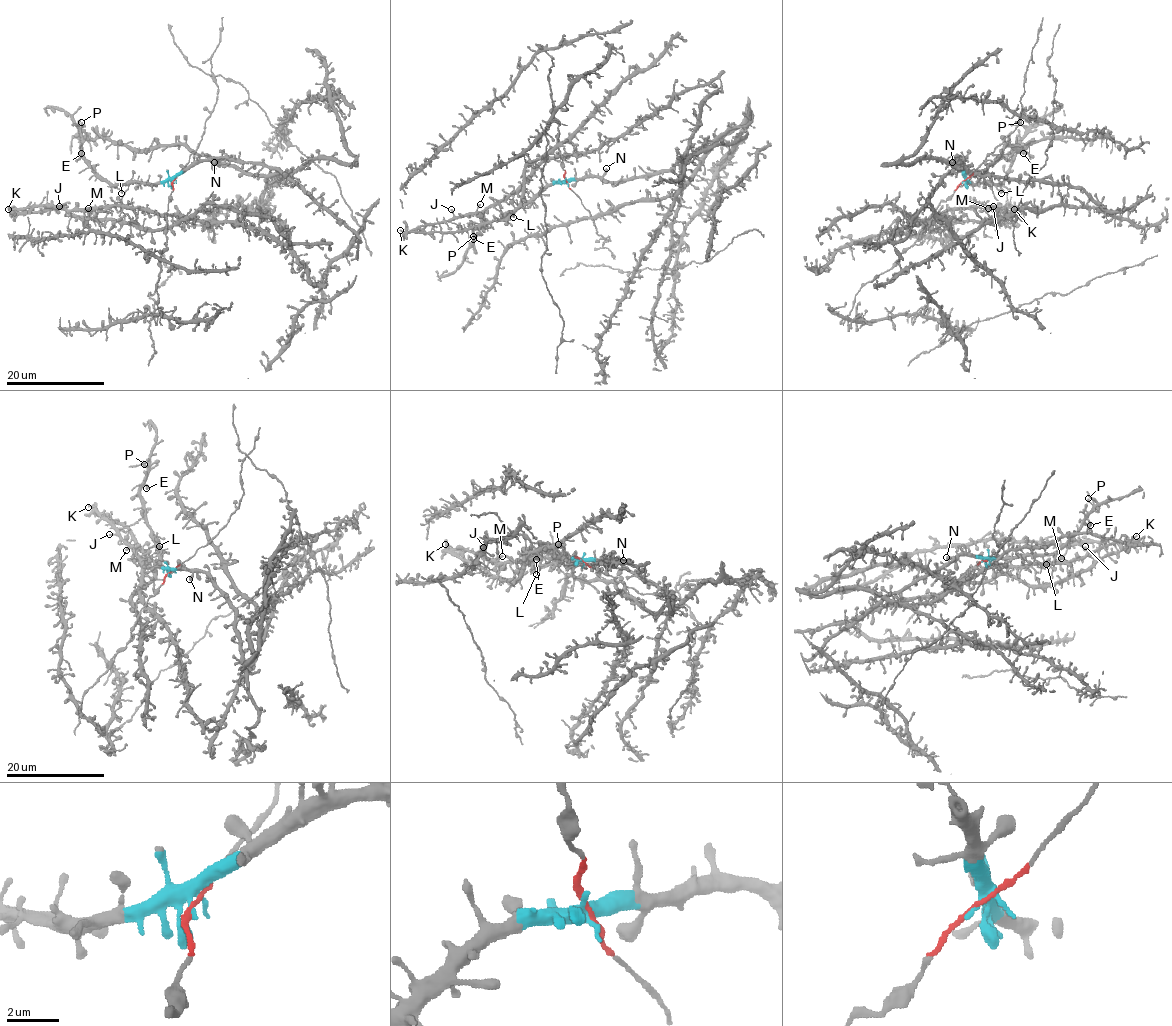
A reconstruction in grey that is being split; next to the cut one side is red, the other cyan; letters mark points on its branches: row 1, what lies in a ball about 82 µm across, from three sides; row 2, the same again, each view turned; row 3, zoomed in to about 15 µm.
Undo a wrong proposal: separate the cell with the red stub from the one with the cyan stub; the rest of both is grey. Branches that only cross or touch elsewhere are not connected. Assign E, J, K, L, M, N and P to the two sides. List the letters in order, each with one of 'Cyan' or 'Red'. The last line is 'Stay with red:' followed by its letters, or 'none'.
E: Cyan
J: Red
K: Red
L: Cyan
M: Red
N: Cyan
P: Cyan
Stay with red: J, K, M

